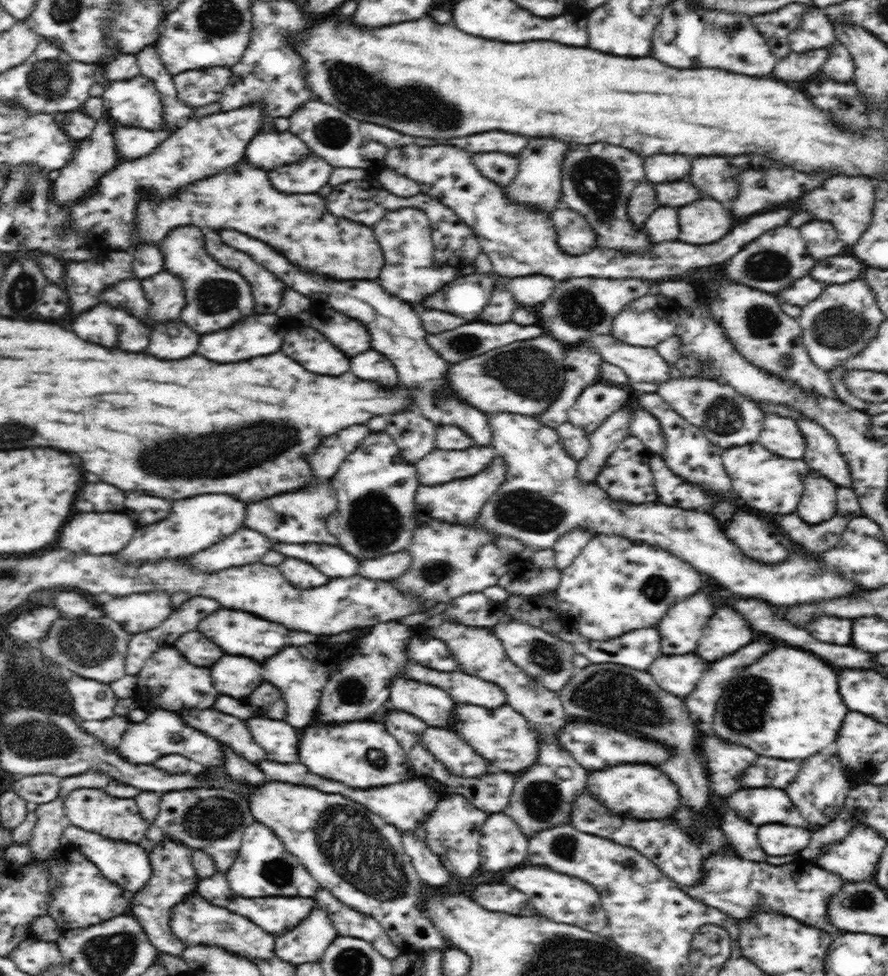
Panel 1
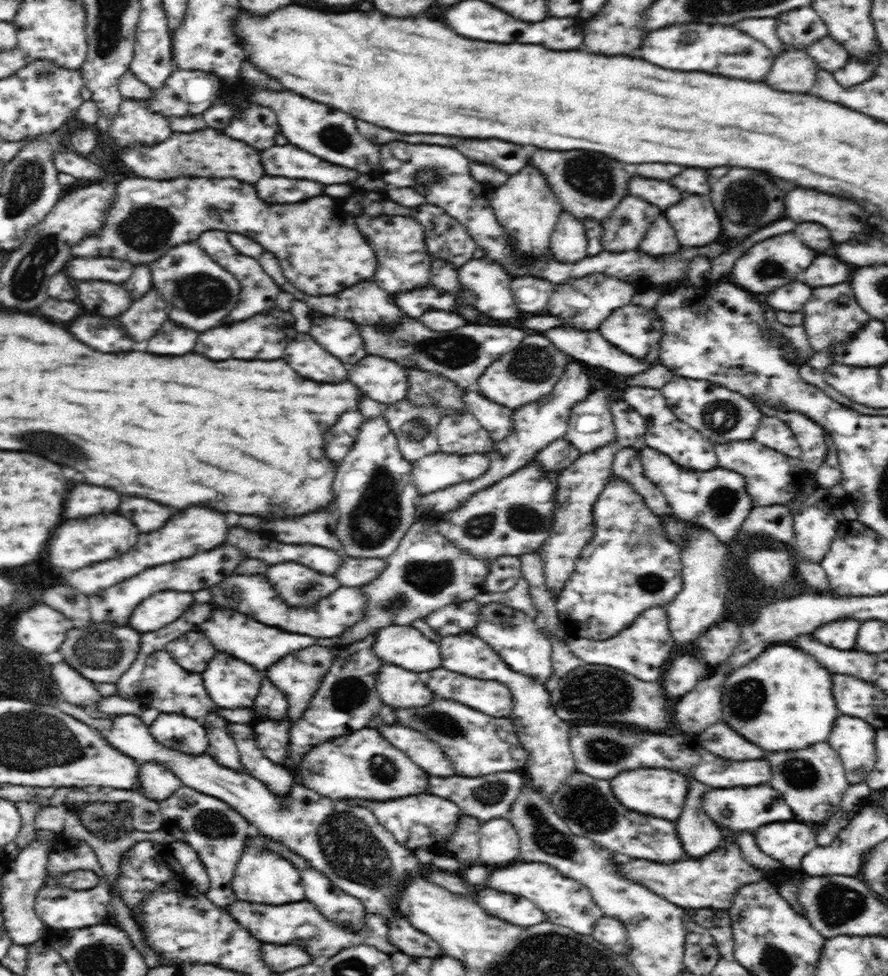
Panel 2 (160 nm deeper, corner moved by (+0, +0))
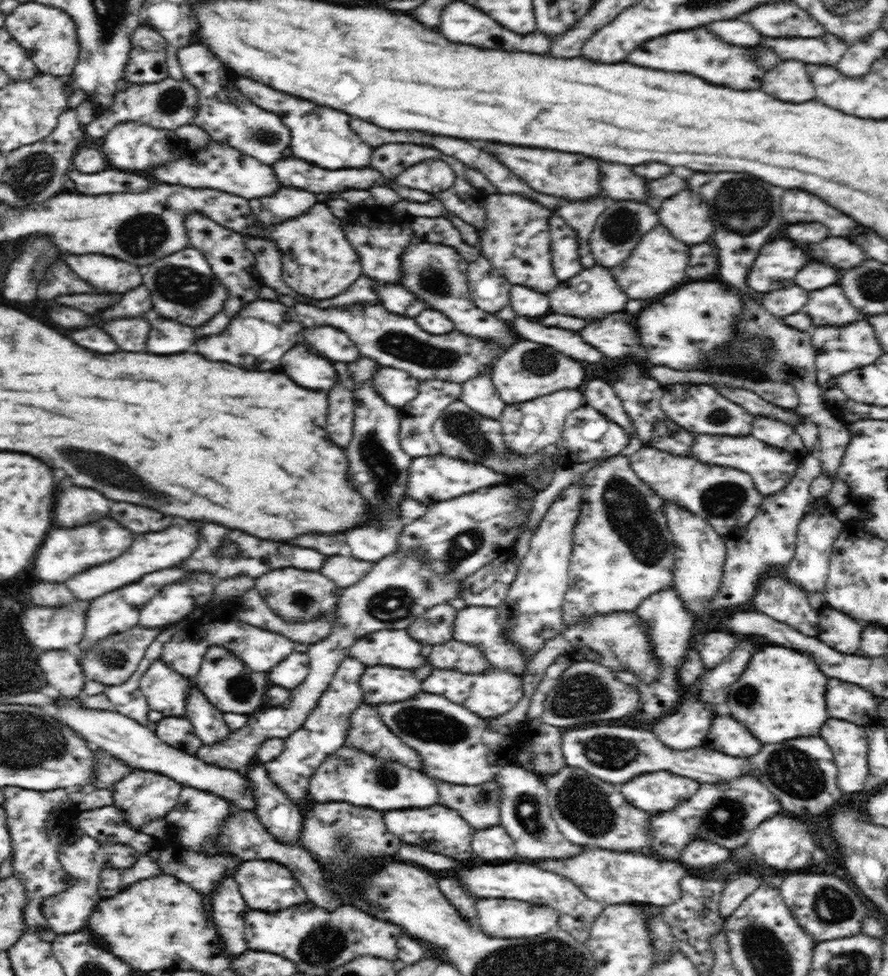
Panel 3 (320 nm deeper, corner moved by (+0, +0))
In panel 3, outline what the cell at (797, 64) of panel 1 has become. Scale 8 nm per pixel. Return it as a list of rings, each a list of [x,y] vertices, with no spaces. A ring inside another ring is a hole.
[[[788,60],[766,72],[762,78],[762,90],[782,102],[808,102],[814,98],[814,86],[806,74],[802,62]]]

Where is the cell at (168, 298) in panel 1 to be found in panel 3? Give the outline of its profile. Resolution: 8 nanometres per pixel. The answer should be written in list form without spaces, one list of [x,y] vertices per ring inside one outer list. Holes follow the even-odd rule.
[[[146,318],[112,320],[112,322],[104,322],[104,328],[114,338],[120,350],[146,352],[146,338],[150,332],[150,322]]]

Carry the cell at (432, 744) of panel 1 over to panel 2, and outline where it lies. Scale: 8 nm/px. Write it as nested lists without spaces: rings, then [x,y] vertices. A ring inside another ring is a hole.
[[[377,717],[369,726],[378,728],[380,735],[384,736],[388,743],[404,752],[408,759],[412,759],[412,762],[424,770],[427,775],[441,778],[454,776],[452,761],[442,753],[440,746],[426,738],[424,733],[401,725],[382,724]]]

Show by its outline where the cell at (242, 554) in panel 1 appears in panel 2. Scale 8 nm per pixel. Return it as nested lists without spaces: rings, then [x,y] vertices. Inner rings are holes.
[[[224,546],[224,548],[216,548],[216,550],[210,550],[210,552],[200,552],[196,556],[192,555],[192,558],[186,558],[186,560],[180,560],[180,562],[162,564],[162,566],[156,566],[156,568],[148,568],[144,572],[140,572],[138,576],[126,580],[126,582],[120,582],[104,592],[98,592],[98,594],[92,594],[90,596],[90,621],[92,623],[101,624],[109,622],[116,626],[126,625],[130,614],[134,612],[136,606],[146,600],[148,596],[154,596],[160,591],[178,591],[182,592],[196,592],[196,590],[202,590],[202,588],[210,588],[218,582],[222,582],[224,578],[222,576],[230,576],[230,572],[242,562],[242,554],[238,548],[230,548],[230,546]]]

